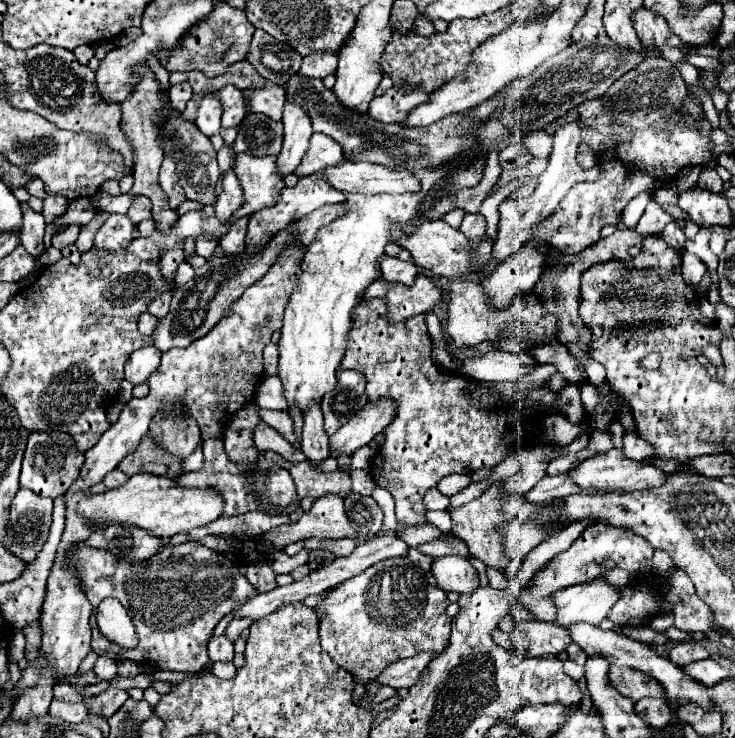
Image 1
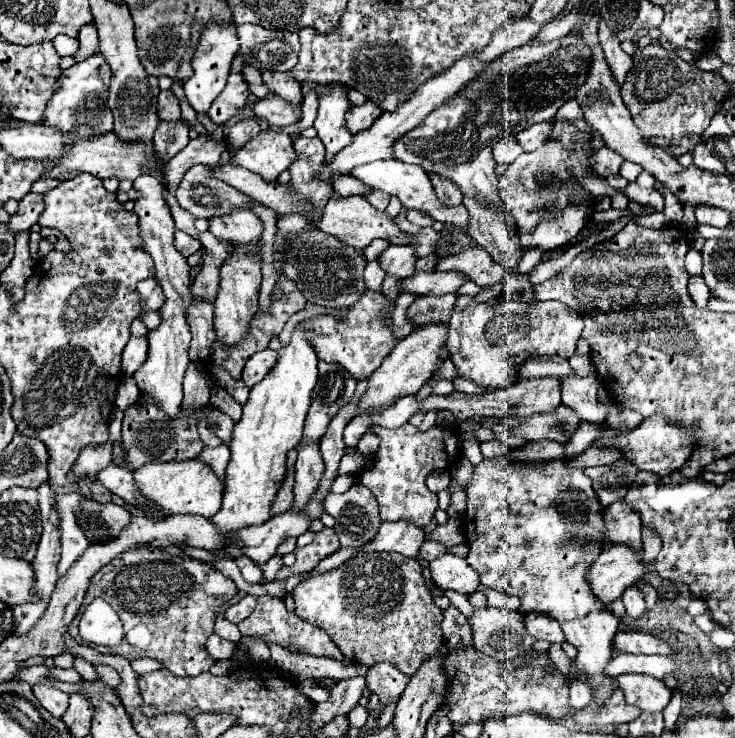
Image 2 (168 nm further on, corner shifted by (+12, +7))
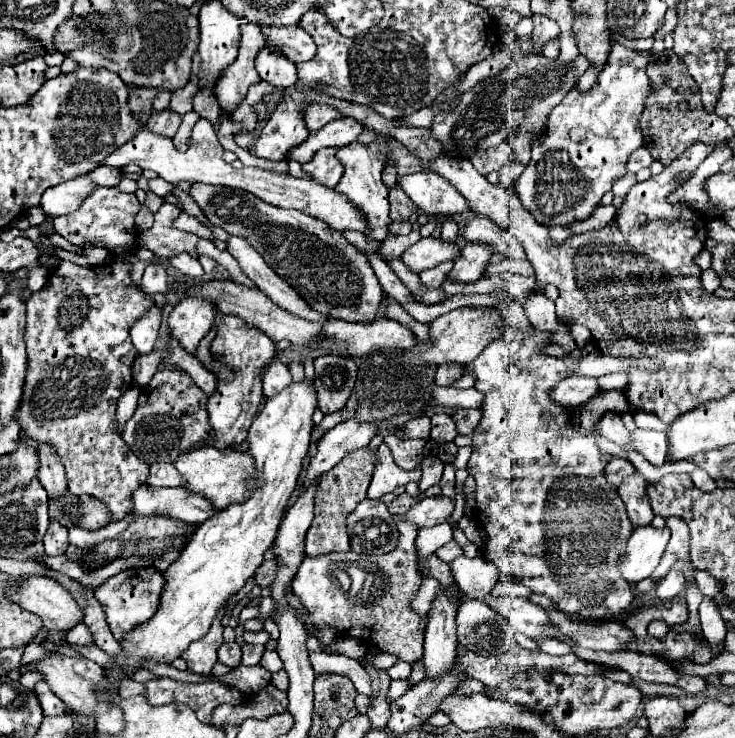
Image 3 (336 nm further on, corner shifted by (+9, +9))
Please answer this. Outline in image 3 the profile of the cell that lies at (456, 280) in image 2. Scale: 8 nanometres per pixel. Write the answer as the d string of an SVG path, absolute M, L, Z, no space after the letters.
M465 245L459 259L455 259L453 269L447 279L455 283L475 283L485 275L485 267L491 259L491 249L487 245Z

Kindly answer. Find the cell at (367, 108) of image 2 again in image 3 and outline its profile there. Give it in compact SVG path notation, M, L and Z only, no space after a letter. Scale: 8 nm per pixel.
M341 117L331 123L327 123L323 129L311 133L307 141L301 147L295 147L291 151L289 159L297 159L299 163L307 163L315 151L323 147L335 147L335 145L347 145L355 141L363 133L365 125L353 117Z

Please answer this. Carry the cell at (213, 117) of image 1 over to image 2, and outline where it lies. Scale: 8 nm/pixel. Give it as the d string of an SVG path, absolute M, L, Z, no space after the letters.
M212 21L212 23L208 23L204 27L200 43L196 47L196 53L192 57L192 69L194 69L194 73L192 73L192 77L188 81L184 81L186 99L194 107L194 111L206 113L210 109L212 101L222 93L236 51L238 51L238 39L236 39L236 25L234 23L218 25L218 23Z

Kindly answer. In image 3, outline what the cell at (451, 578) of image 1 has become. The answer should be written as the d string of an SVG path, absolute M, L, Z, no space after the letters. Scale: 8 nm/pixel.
M461 555L453 559L449 565L459 591L467 599L483 599L491 591L491 587L499 581L495 573L495 565L491 565L491 561L483 557L469 559Z

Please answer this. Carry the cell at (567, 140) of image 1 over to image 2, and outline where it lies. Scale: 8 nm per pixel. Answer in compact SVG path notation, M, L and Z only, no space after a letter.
M470 247L456 255L442 257L436 265L438 271L460 271L468 275L478 287L486 289L502 281L504 269L490 259L490 255L482 247Z

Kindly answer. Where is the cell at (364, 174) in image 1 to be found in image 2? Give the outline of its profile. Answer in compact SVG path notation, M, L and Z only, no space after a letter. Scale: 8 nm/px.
M388 159L388 161L372 161L372 163L366 163L366 165L358 165L356 169L352 169L352 175L356 179L360 179L362 183L374 187L374 189L396 195L406 209L420 209L420 211L428 213L434 221L456 225L456 227L462 229L462 233L468 233L468 209L464 205L448 207L448 205L440 203L432 183L430 183L430 179L428 179L428 175L422 167L406 165L406 163L400 163L398 159Z

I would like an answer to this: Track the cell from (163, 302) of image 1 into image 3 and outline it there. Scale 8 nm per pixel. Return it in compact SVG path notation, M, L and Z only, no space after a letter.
M149 263L145 273L143 273L143 291L149 293L149 295L155 295L155 293L161 293L165 295L169 291L169 285L167 285L167 271L163 265L159 263Z

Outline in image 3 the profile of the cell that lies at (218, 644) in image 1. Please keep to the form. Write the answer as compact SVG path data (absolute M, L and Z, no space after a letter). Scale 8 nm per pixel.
M223 643L219 647L219 661L229 665L229 667L239 667L239 659L241 659L241 647L239 643Z

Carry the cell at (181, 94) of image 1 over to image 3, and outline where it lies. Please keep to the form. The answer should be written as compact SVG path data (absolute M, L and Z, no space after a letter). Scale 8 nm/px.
M167 107L167 109L163 109L159 113L153 113L149 117L147 129L151 129L153 133L159 133L163 137L173 137L177 133L179 125L181 125L181 115Z

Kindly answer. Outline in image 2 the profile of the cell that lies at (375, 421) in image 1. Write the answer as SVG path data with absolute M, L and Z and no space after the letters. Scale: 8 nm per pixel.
M428 323L416 327L406 339L402 339L392 349L388 359L384 359L382 367L370 375L368 391L360 403L360 413L370 411L374 407L390 407L398 397L404 395L416 395L422 389L422 385L434 375L434 371L446 359L450 359L448 347L444 347L444 339L448 339L448 323Z

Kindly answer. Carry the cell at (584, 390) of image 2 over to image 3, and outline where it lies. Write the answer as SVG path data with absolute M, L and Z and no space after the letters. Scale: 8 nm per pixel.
M617 415L617 421L609 421L607 417L601 417L599 423L597 423L597 427L599 427L599 433L603 437L607 437L609 441L613 441L613 443L617 443L621 447L627 447L629 431L625 429L625 425L621 421L621 415Z

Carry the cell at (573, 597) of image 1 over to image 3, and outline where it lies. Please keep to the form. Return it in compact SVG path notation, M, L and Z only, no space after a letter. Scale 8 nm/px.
M643 527L635 529L627 541L627 549L619 559L619 569L623 579L633 585L651 575L651 571L659 565L661 555L669 541L669 529L653 529Z

